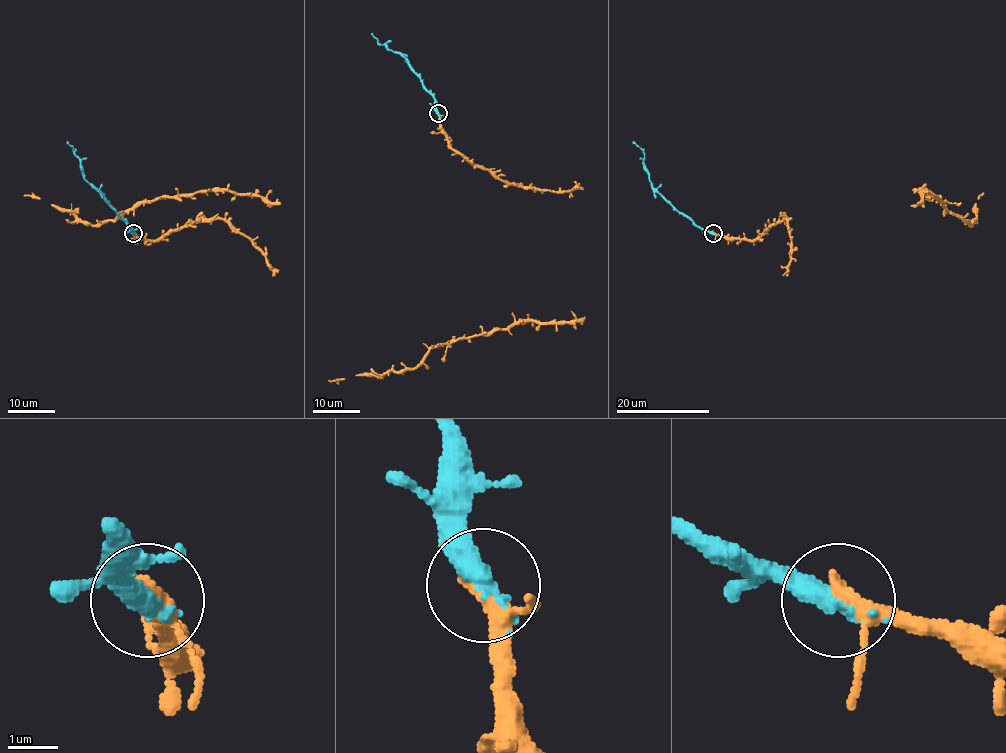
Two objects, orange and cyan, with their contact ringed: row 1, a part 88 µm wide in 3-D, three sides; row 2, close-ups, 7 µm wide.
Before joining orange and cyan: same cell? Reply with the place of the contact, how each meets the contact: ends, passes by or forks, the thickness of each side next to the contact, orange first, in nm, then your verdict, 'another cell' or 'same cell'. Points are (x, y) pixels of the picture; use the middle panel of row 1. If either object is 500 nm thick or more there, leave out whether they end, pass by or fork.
(438, 113) | orange passes by | cyan passes by | 360/320 nm | same cell

